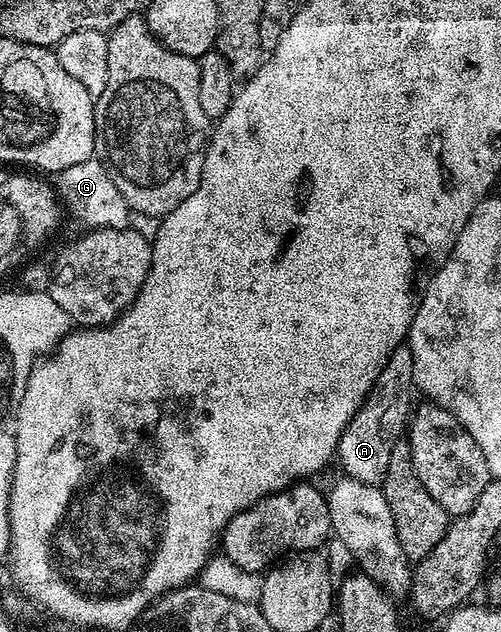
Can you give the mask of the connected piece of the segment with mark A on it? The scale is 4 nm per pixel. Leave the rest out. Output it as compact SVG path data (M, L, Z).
M401 345L390 353L384 368L378 373L366 401L354 413L350 425L342 433L340 443L336 447L338 463L344 469L343 474L350 479L363 483L379 484L386 473L386 465L390 465L390 453L394 445L405 434L413 410L414 396L414 357L406 345Z

